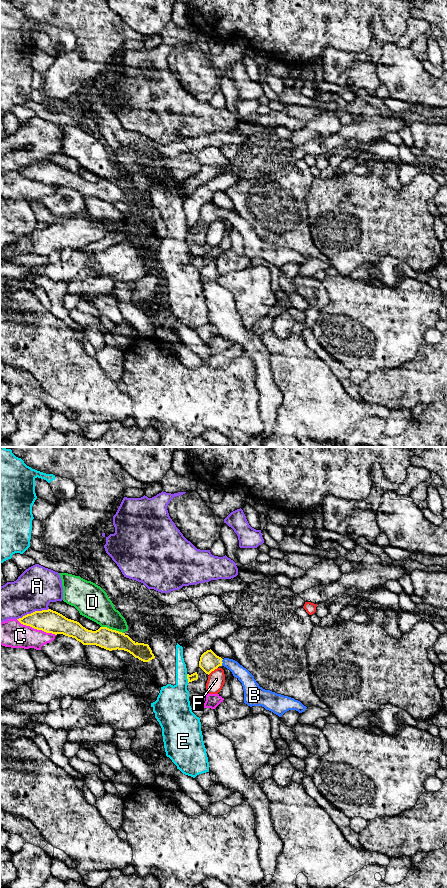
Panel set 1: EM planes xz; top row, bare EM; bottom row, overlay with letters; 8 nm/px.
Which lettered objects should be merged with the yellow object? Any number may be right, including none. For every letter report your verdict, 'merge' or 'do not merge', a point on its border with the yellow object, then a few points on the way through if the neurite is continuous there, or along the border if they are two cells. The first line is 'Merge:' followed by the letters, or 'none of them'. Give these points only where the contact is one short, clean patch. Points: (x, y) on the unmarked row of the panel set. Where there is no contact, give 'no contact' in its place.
Merge: B
A: do not merge | xz (33, 164)
B: merge | xz (222, 214) | across xz (209, 213), (222, 214), (231, 216), (244, 228)
C: do not merge | xz (36, 180)
D: do not merge | xz (111, 181)
E: do not merge | xz (187, 230) | along xz (186, 226), (188, 234)
F: do not merge | xz (212, 222) | along xz (217, 219), (208, 226)

